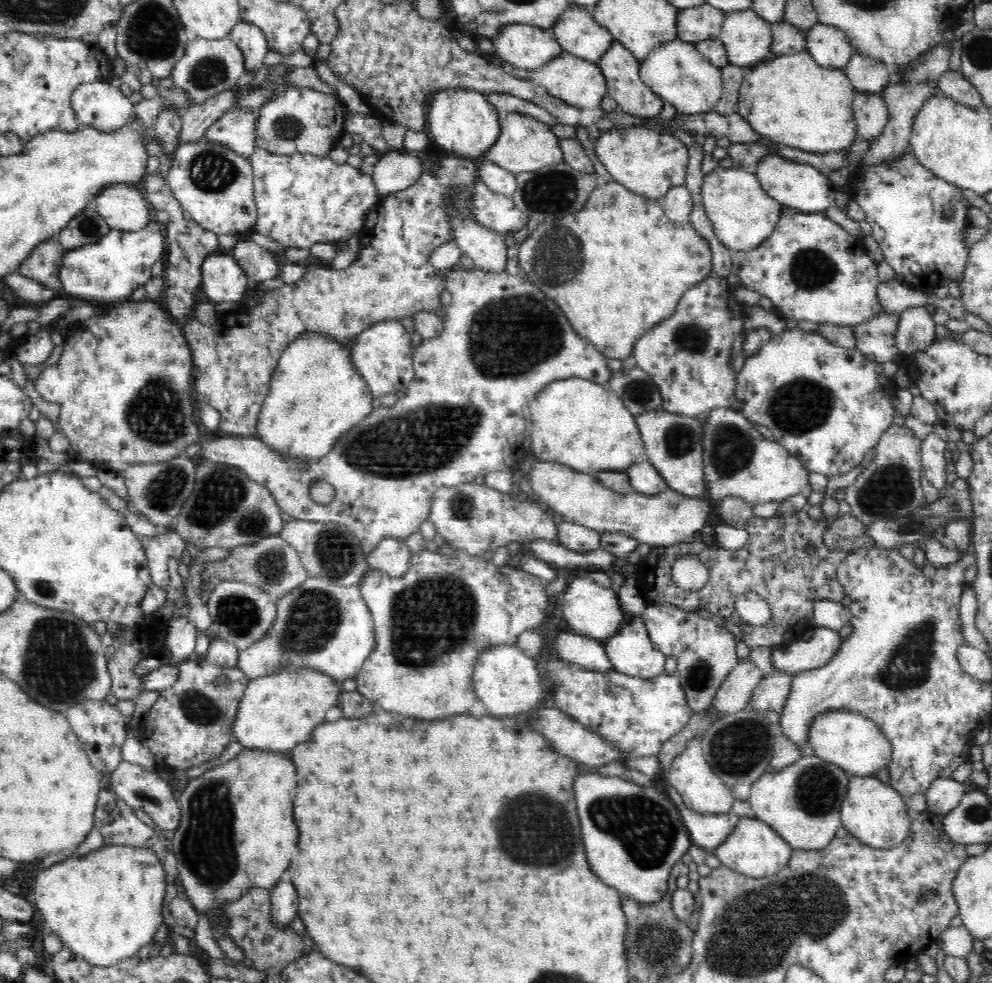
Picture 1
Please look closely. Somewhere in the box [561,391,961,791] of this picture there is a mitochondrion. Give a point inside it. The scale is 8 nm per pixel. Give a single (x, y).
(908, 665)

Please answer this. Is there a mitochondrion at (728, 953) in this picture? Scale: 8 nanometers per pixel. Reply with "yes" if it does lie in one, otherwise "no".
yes

